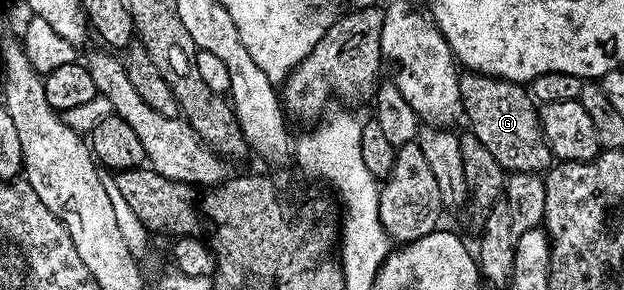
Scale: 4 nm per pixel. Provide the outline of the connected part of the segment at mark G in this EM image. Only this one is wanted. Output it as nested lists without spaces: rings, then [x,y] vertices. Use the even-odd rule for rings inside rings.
[[[464,73],[460,77],[460,100],[464,106],[463,118],[468,118],[472,126],[470,134],[494,153],[494,161],[498,161],[505,172],[544,173],[553,166],[554,156],[540,128],[537,104],[521,84],[494,79],[491,75]]]

